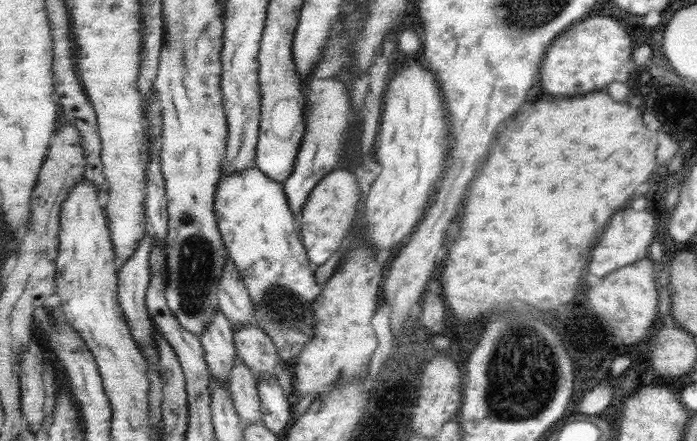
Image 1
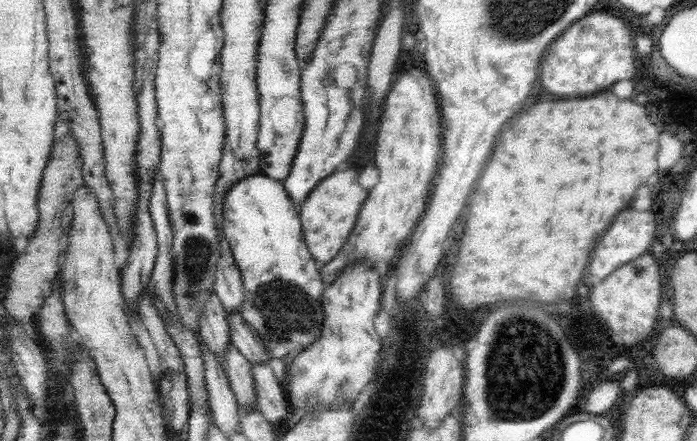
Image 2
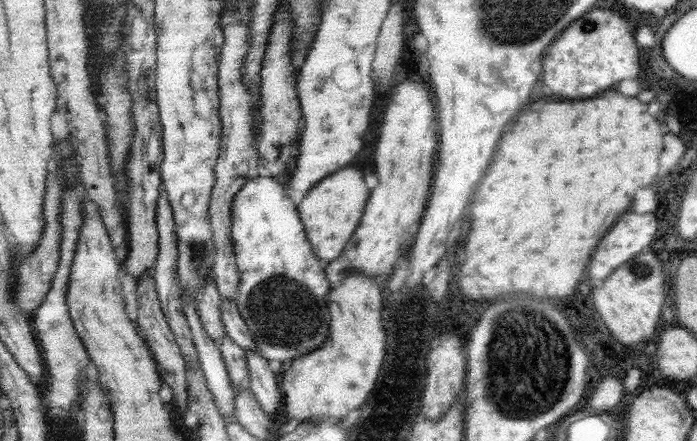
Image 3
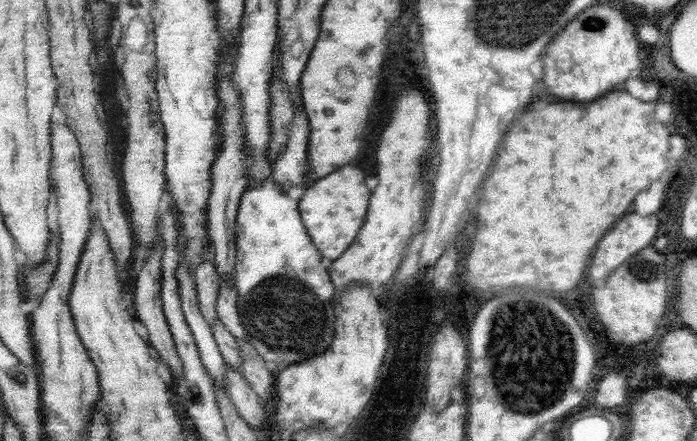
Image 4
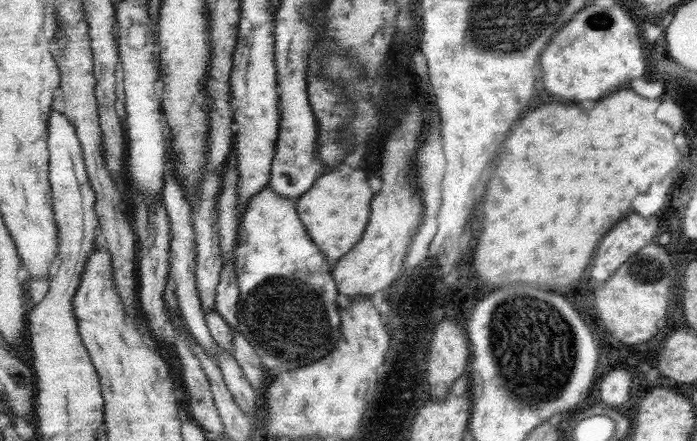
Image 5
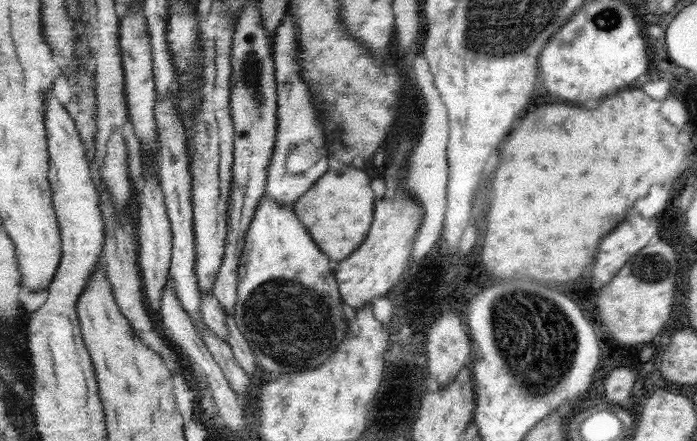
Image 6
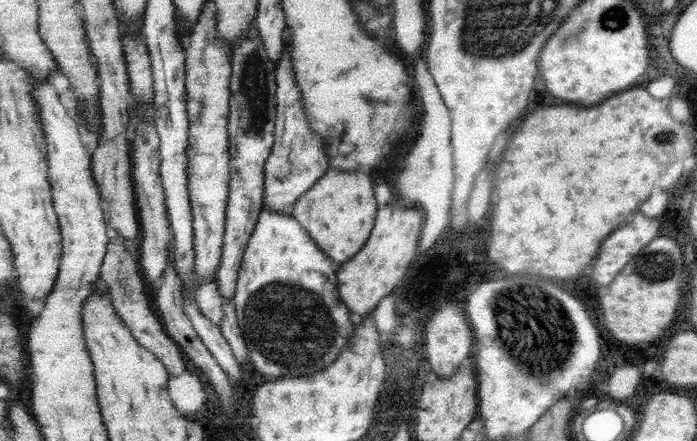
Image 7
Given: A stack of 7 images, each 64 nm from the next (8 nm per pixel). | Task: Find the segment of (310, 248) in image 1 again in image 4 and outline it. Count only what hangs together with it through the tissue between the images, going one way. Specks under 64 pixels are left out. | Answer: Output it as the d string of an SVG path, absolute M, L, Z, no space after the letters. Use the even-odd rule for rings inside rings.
M341 166L309 186L299 201L302 219L327 263L337 260L360 235L372 197L372 191L367 188L365 178L365 172L359 168Z

